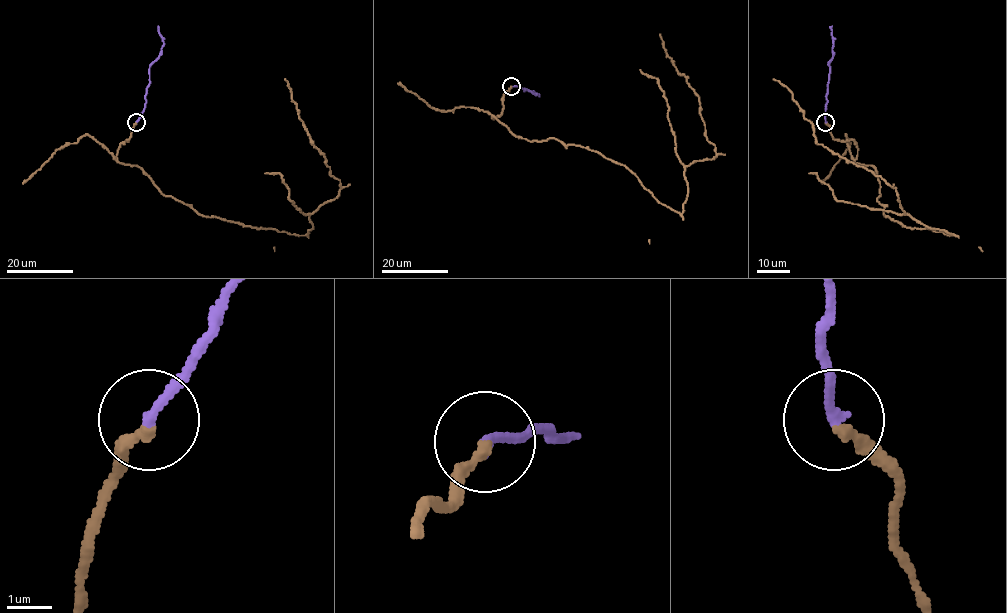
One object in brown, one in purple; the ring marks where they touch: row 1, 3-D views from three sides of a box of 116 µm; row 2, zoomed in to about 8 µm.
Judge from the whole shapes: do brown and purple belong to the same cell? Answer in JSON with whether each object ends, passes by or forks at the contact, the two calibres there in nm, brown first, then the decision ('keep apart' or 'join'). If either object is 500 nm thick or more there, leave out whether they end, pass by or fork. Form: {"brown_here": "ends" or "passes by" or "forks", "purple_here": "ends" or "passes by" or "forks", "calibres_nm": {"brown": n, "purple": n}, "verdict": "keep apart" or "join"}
{"brown_here": "ends", "purple_here": "ends", "calibres_nm": {"brown": 280, "purple": 240}, "verdict": "join"}

